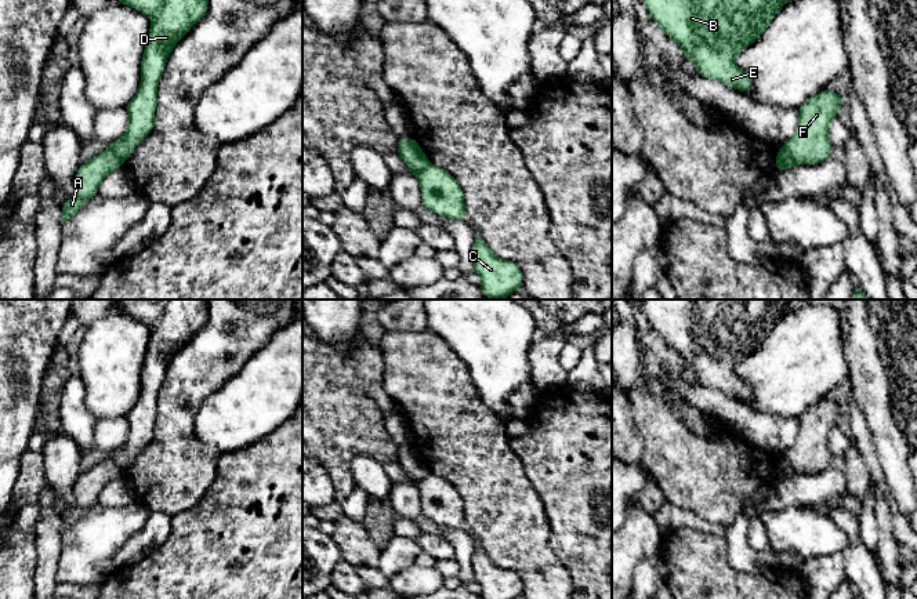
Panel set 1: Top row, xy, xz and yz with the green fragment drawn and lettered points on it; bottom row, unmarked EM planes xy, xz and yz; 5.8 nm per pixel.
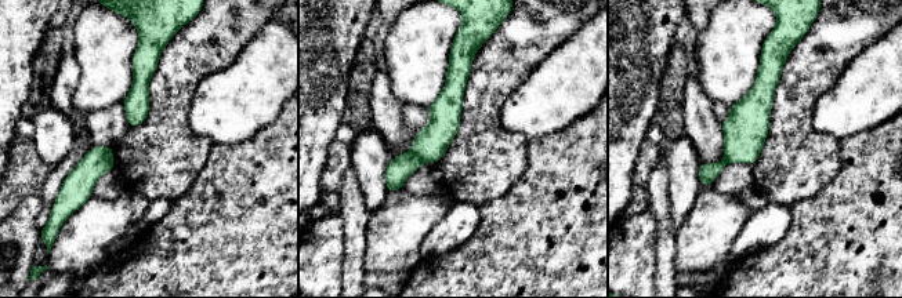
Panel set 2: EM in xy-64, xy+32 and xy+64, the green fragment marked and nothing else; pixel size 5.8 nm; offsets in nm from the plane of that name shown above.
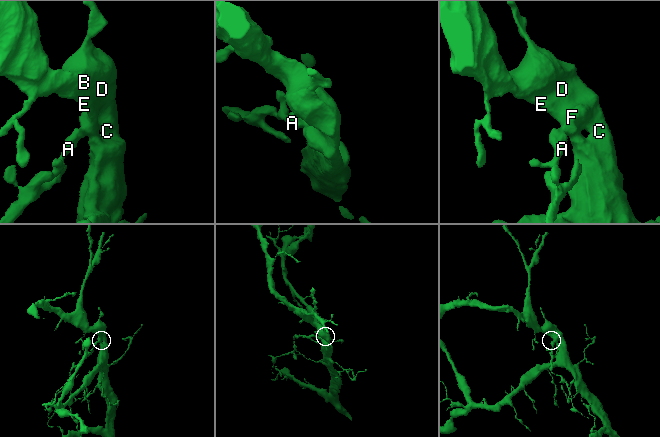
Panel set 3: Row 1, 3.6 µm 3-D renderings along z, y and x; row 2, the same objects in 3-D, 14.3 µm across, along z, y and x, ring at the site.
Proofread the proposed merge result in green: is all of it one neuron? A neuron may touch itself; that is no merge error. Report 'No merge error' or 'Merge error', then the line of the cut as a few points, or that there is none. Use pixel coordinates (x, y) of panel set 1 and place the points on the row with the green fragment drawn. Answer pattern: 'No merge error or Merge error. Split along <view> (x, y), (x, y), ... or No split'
Merge error. Split along xy (108, 148), (123, 163)

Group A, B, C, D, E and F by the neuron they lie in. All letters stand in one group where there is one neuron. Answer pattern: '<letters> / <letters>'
A / B C D E F

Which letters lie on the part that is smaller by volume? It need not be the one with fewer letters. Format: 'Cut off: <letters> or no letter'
Cut off: A

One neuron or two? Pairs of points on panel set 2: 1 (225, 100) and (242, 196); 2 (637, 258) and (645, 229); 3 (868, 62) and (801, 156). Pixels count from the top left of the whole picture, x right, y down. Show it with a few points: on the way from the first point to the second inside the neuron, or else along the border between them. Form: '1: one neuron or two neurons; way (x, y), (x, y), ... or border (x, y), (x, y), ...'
1: two neurons; border (261, 127), (247, 138), (235, 142), (213, 144)
2: one neuron; way (637, 251), (638, 236)
3: two neurons; border (819, 98), (814, 106), (812, 124), (839, 141)

